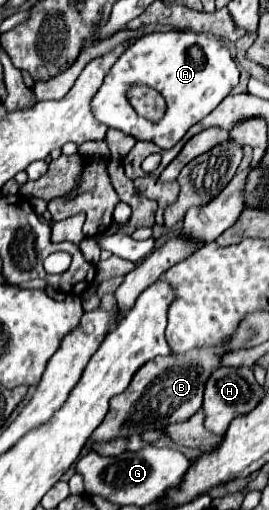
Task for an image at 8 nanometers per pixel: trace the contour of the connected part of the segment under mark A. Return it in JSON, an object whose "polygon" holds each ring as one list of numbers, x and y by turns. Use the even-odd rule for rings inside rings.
{"polygon":[[192,31,144,33,118,57,118,61,108,71,106,79,102,81,102,87,98,89,98,93,92,99,92,113,98,121,102,121,108,127,120,129,120,131,124,131,136,139,142,139,142,141,154,141,162,149,170,149,172,145,178,143,178,139,182,139,182,135,194,123,204,119,232,91,232,87,238,83,238,73,240,73,238,65,234,63,226,45,222,41,216,41,208,35,204,35,204,33,192,33],[134,85,146,85,146,87,158,89,162,93,162,97,166,99,166,105,168,105,164,119,160,119,158,123,152,123,134,111,134,107,128,101,128,89]]}

